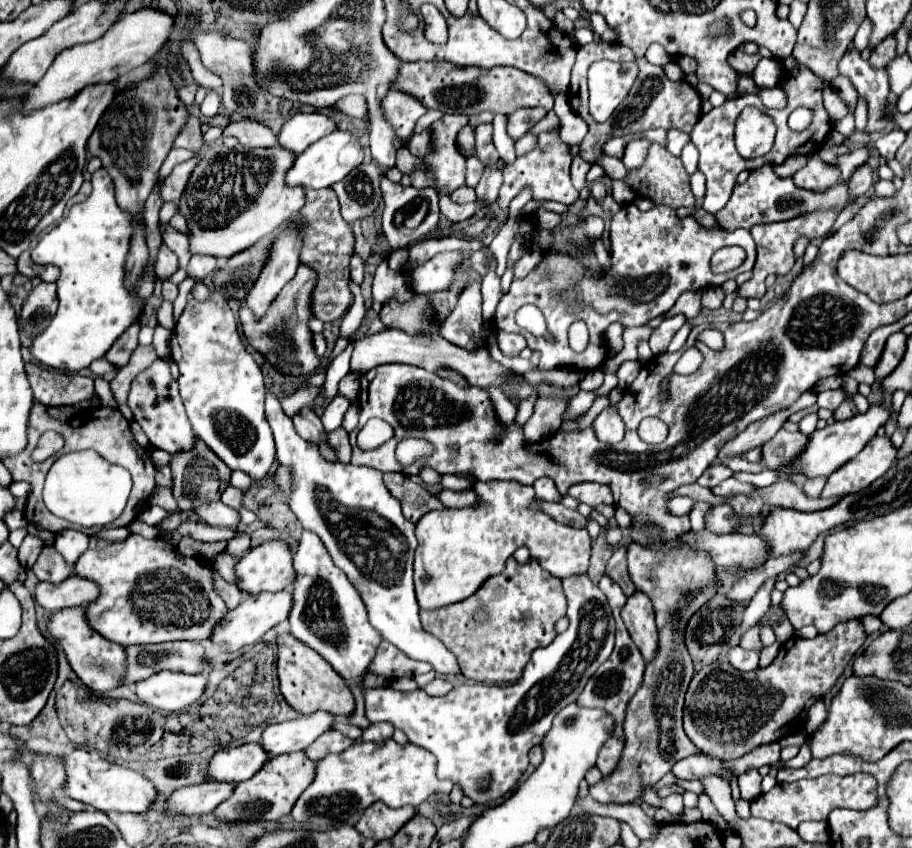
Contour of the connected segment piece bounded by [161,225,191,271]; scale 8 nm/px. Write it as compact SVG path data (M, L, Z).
M161 225L161 237L163 237L163 243L179 257L179 265L187 271L189 259L191 259L187 235L183 235L181 231L175 231L171 225Z

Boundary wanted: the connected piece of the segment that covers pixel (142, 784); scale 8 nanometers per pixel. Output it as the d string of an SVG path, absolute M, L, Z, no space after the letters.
M75 749L69 757L65 757L65 769L67 769L65 795L85 805L91 805L93 809L103 811L103 813L109 813L109 811L145 813L151 809L151 805L159 797L159 793L155 791L155 785L143 773L109 763L101 757L91 755L85 749Z

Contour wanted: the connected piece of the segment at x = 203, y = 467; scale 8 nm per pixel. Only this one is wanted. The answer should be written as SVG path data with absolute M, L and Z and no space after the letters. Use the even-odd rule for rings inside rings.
M195 439L195 447L191 451L181 451L171 459L171 473L173 473L173 497L181 511L189 511L199 507L199 503L219 501L219 495L229 485L231 469L201 441Z

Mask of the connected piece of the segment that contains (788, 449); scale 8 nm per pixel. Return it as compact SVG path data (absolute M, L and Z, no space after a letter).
M779 429L777 435L763 445L763 461L769 469L777 469L783 463L787 463L787 459L795 459L795 455L799 455L799 451L803 451L803 447L807 447L807 435L803 433L789 433L785 429Z

